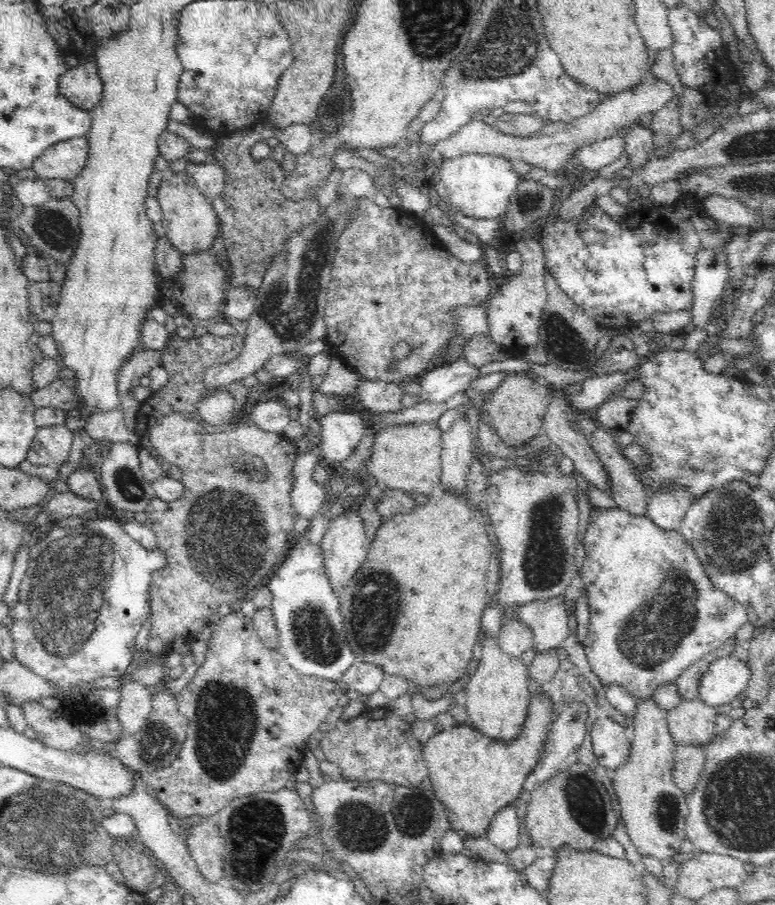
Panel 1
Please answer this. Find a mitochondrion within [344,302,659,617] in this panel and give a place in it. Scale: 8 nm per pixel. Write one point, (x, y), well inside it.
(544, 560)

